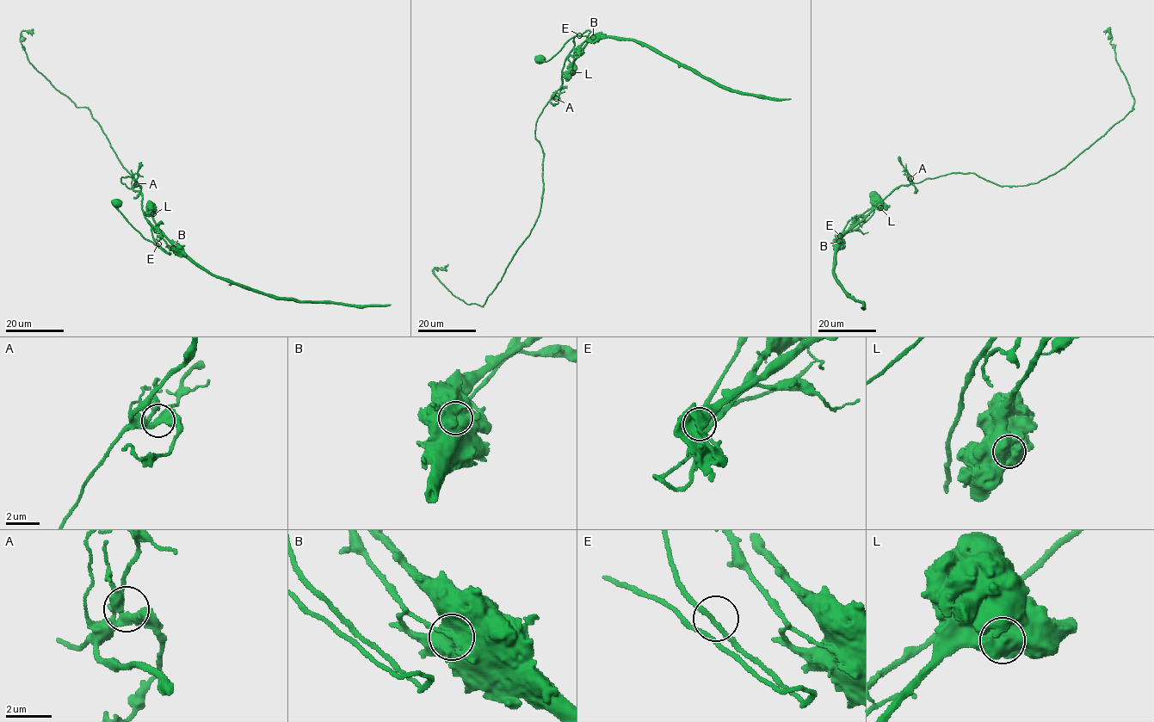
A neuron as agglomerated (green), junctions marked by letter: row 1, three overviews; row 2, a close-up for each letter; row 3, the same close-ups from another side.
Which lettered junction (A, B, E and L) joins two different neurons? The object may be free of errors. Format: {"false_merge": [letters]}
{"false_merge": ["B"]}

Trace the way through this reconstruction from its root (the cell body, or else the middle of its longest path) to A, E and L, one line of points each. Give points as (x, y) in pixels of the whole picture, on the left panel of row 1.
A: (116, 204), (143, 237), (157, 245), (152, 225), (142, 210), (142, 196), (132, 188), (136, 184)
E: (116, 204), (117, 209), (143, 237), (158, 243)
L: (116, 204), (117, 209), (143, 237), (157, 244), (152, 236), (151, 225), (170, 246), (154, 221), (153, 213)

